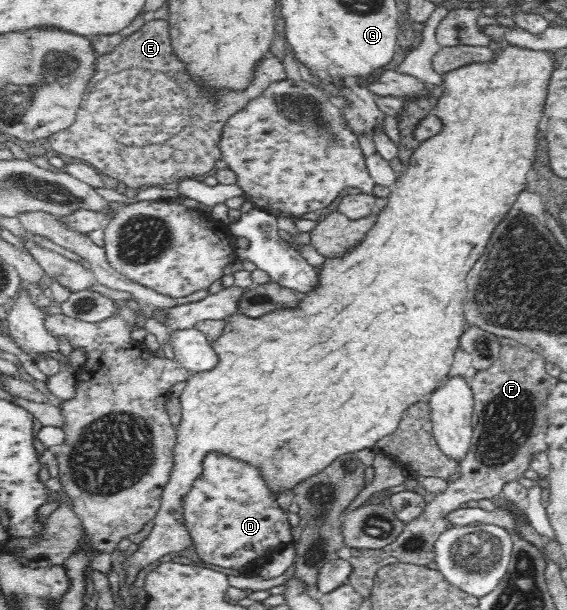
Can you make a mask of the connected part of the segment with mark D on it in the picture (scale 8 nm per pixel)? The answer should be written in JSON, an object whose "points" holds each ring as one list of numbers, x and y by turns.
{"points":[[210,452,203,460,202,474,196,478,196,484,192,482,192,488,182,500,182,519,192,541,190,545,194,547,198,558,207,564,237,570,241,574,261,568,271,554,293,542,293,526,288,519,290,511,279,505,276,494,270,490,264,477,260,476,257,466,254,468,243,460,234,460,216,452]]}

